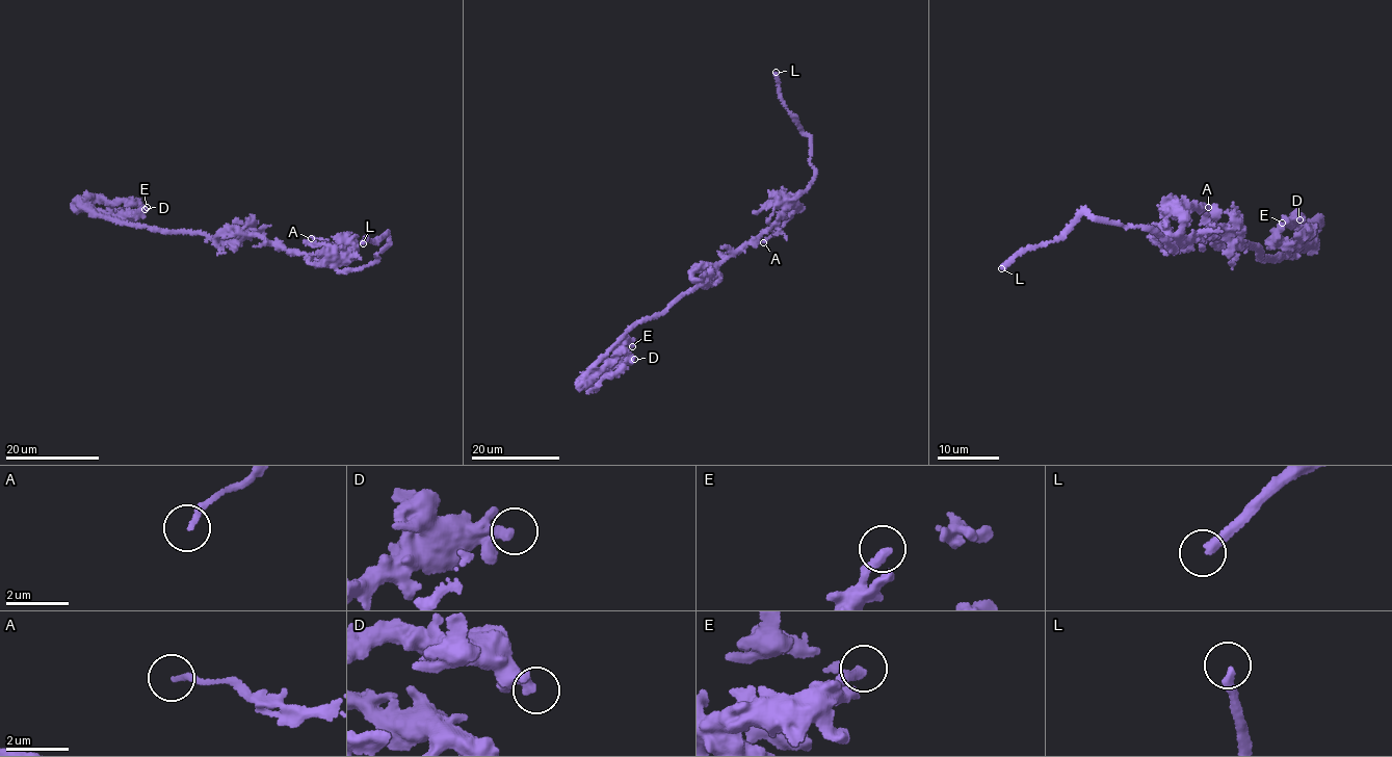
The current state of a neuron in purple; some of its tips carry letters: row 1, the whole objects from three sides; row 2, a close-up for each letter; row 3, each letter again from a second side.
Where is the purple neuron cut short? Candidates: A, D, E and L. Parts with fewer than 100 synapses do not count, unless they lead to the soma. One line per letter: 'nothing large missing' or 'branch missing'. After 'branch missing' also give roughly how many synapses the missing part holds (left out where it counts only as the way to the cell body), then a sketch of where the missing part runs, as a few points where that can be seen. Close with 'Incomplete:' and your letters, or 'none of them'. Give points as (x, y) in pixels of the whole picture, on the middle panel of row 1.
A: nothing large missing
D: nothing large missing
E: nothing large missing
L: branch missing; missing branch runs (776, 72), (777, 49), (785, 47), (782, 40)
Incomplete: L

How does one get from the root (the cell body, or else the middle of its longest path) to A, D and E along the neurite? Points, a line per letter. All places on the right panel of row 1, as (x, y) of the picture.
A: (1219, 230), (1192, 239), (1183, 239), (1179, 235), (1182, 214), (1178, 208), (1208, 207)
D: (1219, 230), (1238, 248), (1245, 243), (1260, 259), (1274, 259), (1295, 251), (1317, 224), (1299, 219)
E: (1219, 230), (1238, 248), (1245, 243), (1260, 252), (1260, 259), (1274, 259), (1302, 245), (1277, 238), (1282, 223)

